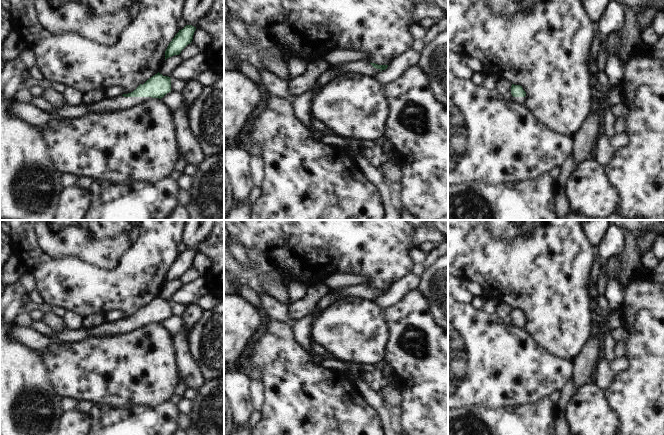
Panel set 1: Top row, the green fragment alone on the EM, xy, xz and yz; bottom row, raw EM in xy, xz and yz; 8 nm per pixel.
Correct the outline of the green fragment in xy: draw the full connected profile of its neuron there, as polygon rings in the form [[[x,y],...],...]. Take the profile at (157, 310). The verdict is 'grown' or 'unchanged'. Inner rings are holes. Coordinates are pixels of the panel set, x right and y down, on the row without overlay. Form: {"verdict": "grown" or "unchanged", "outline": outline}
{"verdict": "grown", "outline": [[[159,296],[140,308],[133,316],[112,323],[102,323],[85,329],[52,329],[49,339],[58,339],[62,343],[76,343],[91,337],[118,336],[134,331],[150,323],[161,323],[171,316],[171,302]]]}

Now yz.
{"verdict": "grown", "outline": [[[512,308],[511,318],[513,320],[511,322],[511,324],[515,325],[518,328],[525,329],[525,327],[527,325],[527,320],[526,320],[526,316],[523,314],[522,310]]]}

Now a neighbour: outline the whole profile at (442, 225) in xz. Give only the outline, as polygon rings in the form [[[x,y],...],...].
[[[433,220],[433,224],[448,240],[448,220]]]

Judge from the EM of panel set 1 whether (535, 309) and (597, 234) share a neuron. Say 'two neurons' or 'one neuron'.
two neurons

